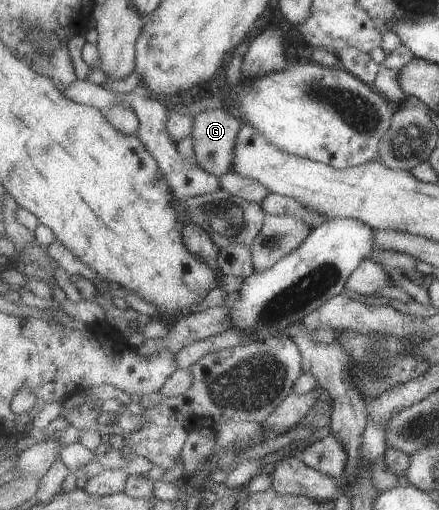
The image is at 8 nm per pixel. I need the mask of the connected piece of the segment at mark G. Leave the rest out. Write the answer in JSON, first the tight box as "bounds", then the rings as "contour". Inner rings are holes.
{"bounds":[192,109,244,176],"contour":[[[226,109],[197,112],[192,144],[198,164],[207,172],[223,176],[233,169],[235,145],[244,121]]]}

